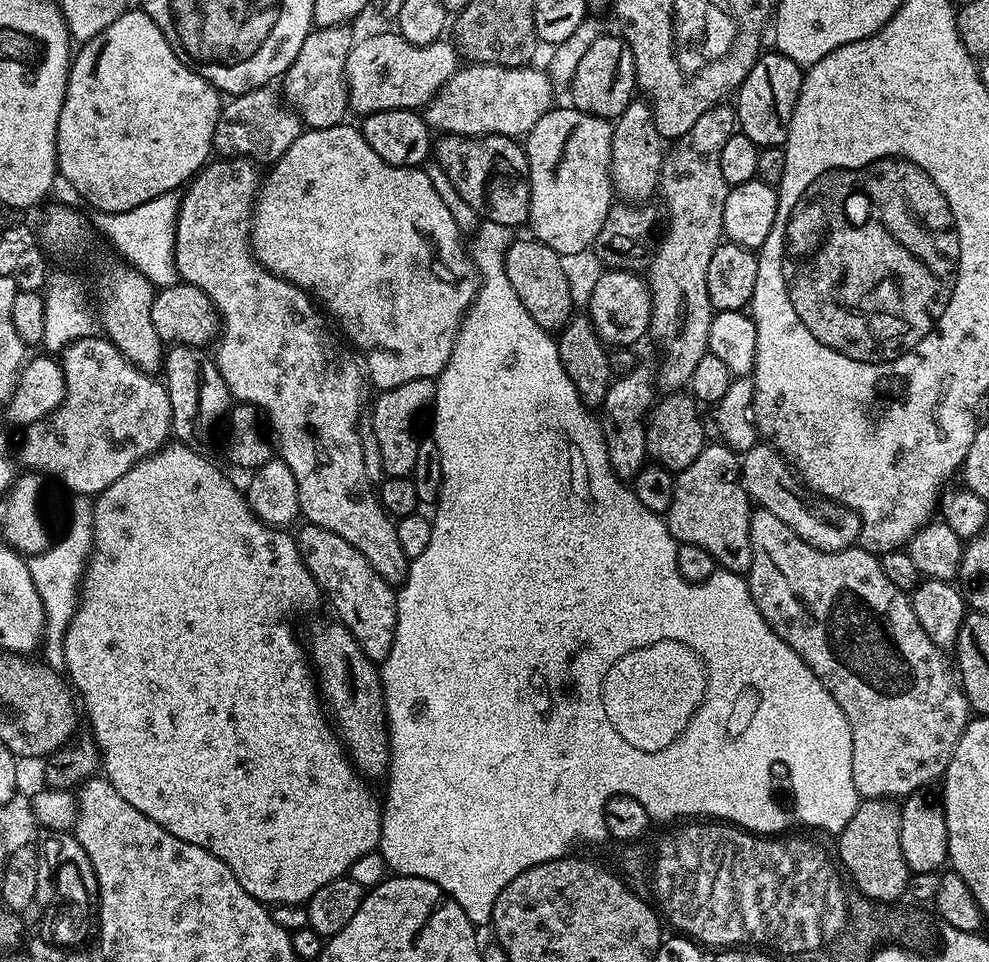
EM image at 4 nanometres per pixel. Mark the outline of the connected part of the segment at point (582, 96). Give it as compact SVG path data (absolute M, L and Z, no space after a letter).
M601 34L593 42L590 50L586 50L582 62L578 62L578 70L574 70L574 78L570 82L571 107L611 121L615 121L616 117L622 114L622 110L632 104L638 92L634 54L630 54L630 46L624 41L623 35L615 35Z

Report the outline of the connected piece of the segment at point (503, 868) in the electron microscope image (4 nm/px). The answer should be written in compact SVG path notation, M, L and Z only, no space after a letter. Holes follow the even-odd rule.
M484 220L481 225L481 228L476 232L476 237L470 240L470 255L472 261L478 266L482 277L480 291L476 301L464 316L464 323L460 325L460 333L456 336L456 345L450 354L450 362L440 371L436 380L436 402L430 412L430 417L432 416L430 439L438 446L438 454L442 462L442 478L444 479L440 498L434 505L436 516L431 517L430 546L426 546L426 550L422 550L422 554L411 557L408 577L404 579L403 584L399 585L396 594L394 646L390 646L390 654L382 661L380 668L380 681L384 687L384 709L388 715L388 737L392 751L392 756L388 760L386 777L388 794L382 802L380 843L378 845L378 851L385 865L395 875L426 878L430 882L434 882L434 886L438 886L447 896L454 898L454 902L458 902L458 906L462 906L466 918L470 918L472 924L488 926L492 923L492 911L498 894L502 894L502 890L506 890L506 886L510 886L510 882L514 882L514 878L518 878L518 874L530 870L535 864L541 864L547 860L557 860L558 857L571 853L575 849L572 848L575 844L596 844L599 840L607 841L609 839L604 811L606 802L612 796L634 797L638 802L642 802L642 806L653 821L711 818L716 822L731 822L741 830L757 834L780 834L785 831L783 828L787 824L796 823L805 824L808 828L821 828L824 832L838 834L844 829L846 822L850 822L850 818L854 818L854 810L862 799L856 792L852 777L852 735L850 726L846 722L846 714L842 714L842 710L838 706L838 702L834 702L830 690L826 690L824 683L808 669L806 662L800 657L800 653L796 652L785 640L778 638L778 634L768 625L766 618L762 618L758 606L754 606L754 598L748 589L747 579L741 573L717 570L712 573L710 578L697 584L682 578L682 574L678 574L676 569L678 541L668 533L667 519L661 513L642 506L642 502L638 500L631 487L617 472L613 472L608 447L604 441L603 423L598 419L597 413L595 416L592 413L595 411L580 399L574 382L570 382L570 378L562 366L559 343L546 330L542 330L542 326L538 326L538 322L534 322L534 318L530 318L526 306L522 306L518 294L514 294L514 286L510 286L510 278L506 278L504 251L512 244L513 229L489 220ZM671 724L676 724L672 728L672 736L664 729L670 727ZM779 776L781 776L781 793L776 792L776 779Z

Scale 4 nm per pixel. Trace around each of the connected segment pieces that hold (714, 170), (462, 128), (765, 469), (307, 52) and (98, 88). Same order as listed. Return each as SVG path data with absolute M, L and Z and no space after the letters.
M731 103L716 104L686 134L682 134L667 149L664 163L660 165L659 195L664 195L664 204L668 207L668 229L656 248L656 253L650 256L647 265L646 279L648 288L652 291L652 326L651 339L660 343L664 351L664 365L658 368L658 384L664 390L684 390L692 383L694 369L699 360L708 350L710 338L710 322L714 309L706 294L706 270L710 266L710 258L714 258L714 250L722 242L724 227L722 226L722 210L726 206L726 194L729 185L722 178L722 146L726 146L726 138L737 131L738 121L735 107Z
M469 63L449 78L422 115L429 129L440 134L524 138L534 122L554 107L552 87L552 77L536 66L508 68L504 64Z
M757 442L752 449L743 453L740 462L740 474L744 481L744 488L749 497L759 507L764 508L770 514L774 514L774 518L782 518L782 522L786 522L786 526L790 526L790 530L794 530L794 534L798 534L798 538L802 538L810 546L814 546L823 552L837 552L838 550L846 550L853 547L857 543L856 539L861 539L862 525L860 523L860 515L854 510L850 510L846 504L837 504L811 490L802 483L801 477L790 465L787 464L785 457L767 442Z
M343 24L313 27L306 42L302 42L302 50L298 50L298 58L288 67L282 77L282 96L293 112L300 117L308 128L329 128L345 123L349 115L348 80L344 77L346 58L350 58L350 50L354 43L351 27Z
M142 10L126 11L102 34L83 41L72 57L66 98L62 114L58 114L59 175L97 213L134 210L134 206L142 206L142 202L150 202L158 194L183 189L209 163L221 107L221 93L177 58L166 42L166 34L151 18Z

